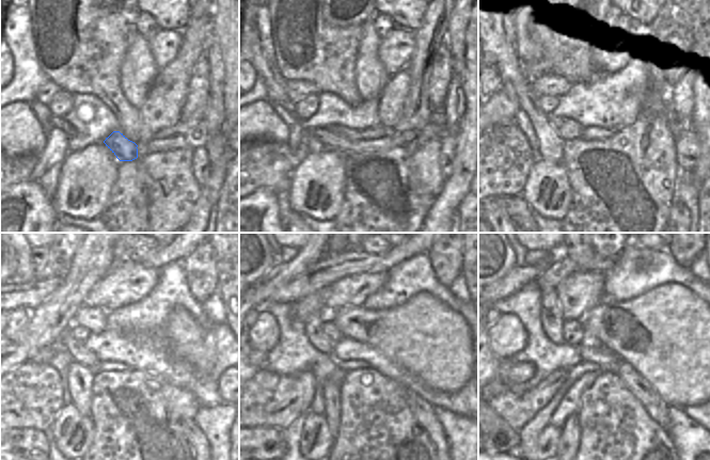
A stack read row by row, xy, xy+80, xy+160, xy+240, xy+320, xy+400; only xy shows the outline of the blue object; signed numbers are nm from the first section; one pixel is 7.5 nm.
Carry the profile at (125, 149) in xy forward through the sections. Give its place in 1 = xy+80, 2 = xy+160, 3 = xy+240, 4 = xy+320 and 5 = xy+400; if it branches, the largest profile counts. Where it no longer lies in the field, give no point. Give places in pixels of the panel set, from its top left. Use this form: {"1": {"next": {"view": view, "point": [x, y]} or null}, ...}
{"1": {"next": {"view": "xy+80", "point": [340, 131]}}, "2": {"next": {"view": "xy+160", "point": [567, 128]}}, "3": {"next": {"view": "xy+240", "point": [77, 350]}}, "4": {"next": {"view": "xy+320", "point": [313, 326]}}, "5": {"next": {"view": "xy+400", "point": [552, 320]}}}

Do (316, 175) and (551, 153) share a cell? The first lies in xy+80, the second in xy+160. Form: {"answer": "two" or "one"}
{"answer": "two"}

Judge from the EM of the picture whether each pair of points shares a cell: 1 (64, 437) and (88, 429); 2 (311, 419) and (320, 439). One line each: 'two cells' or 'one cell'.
1: one cell
2: one cell

